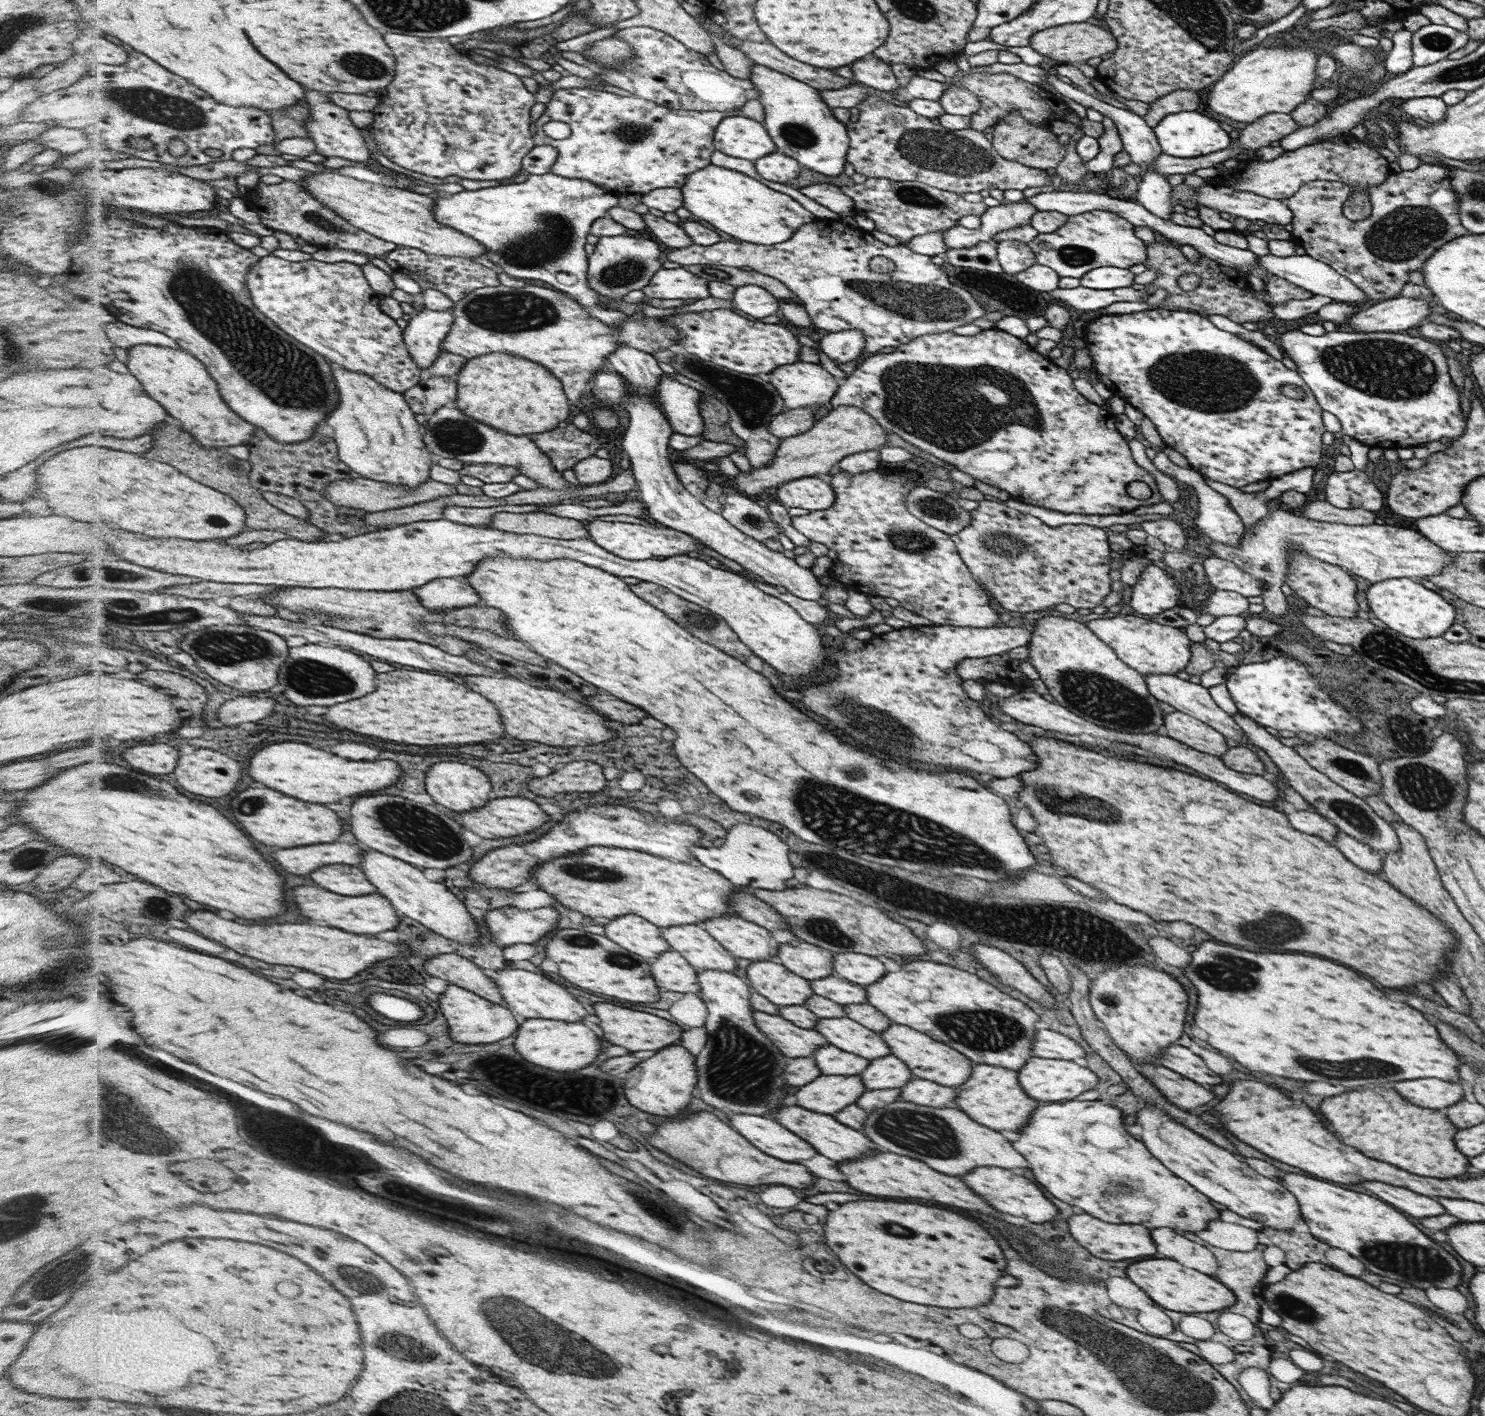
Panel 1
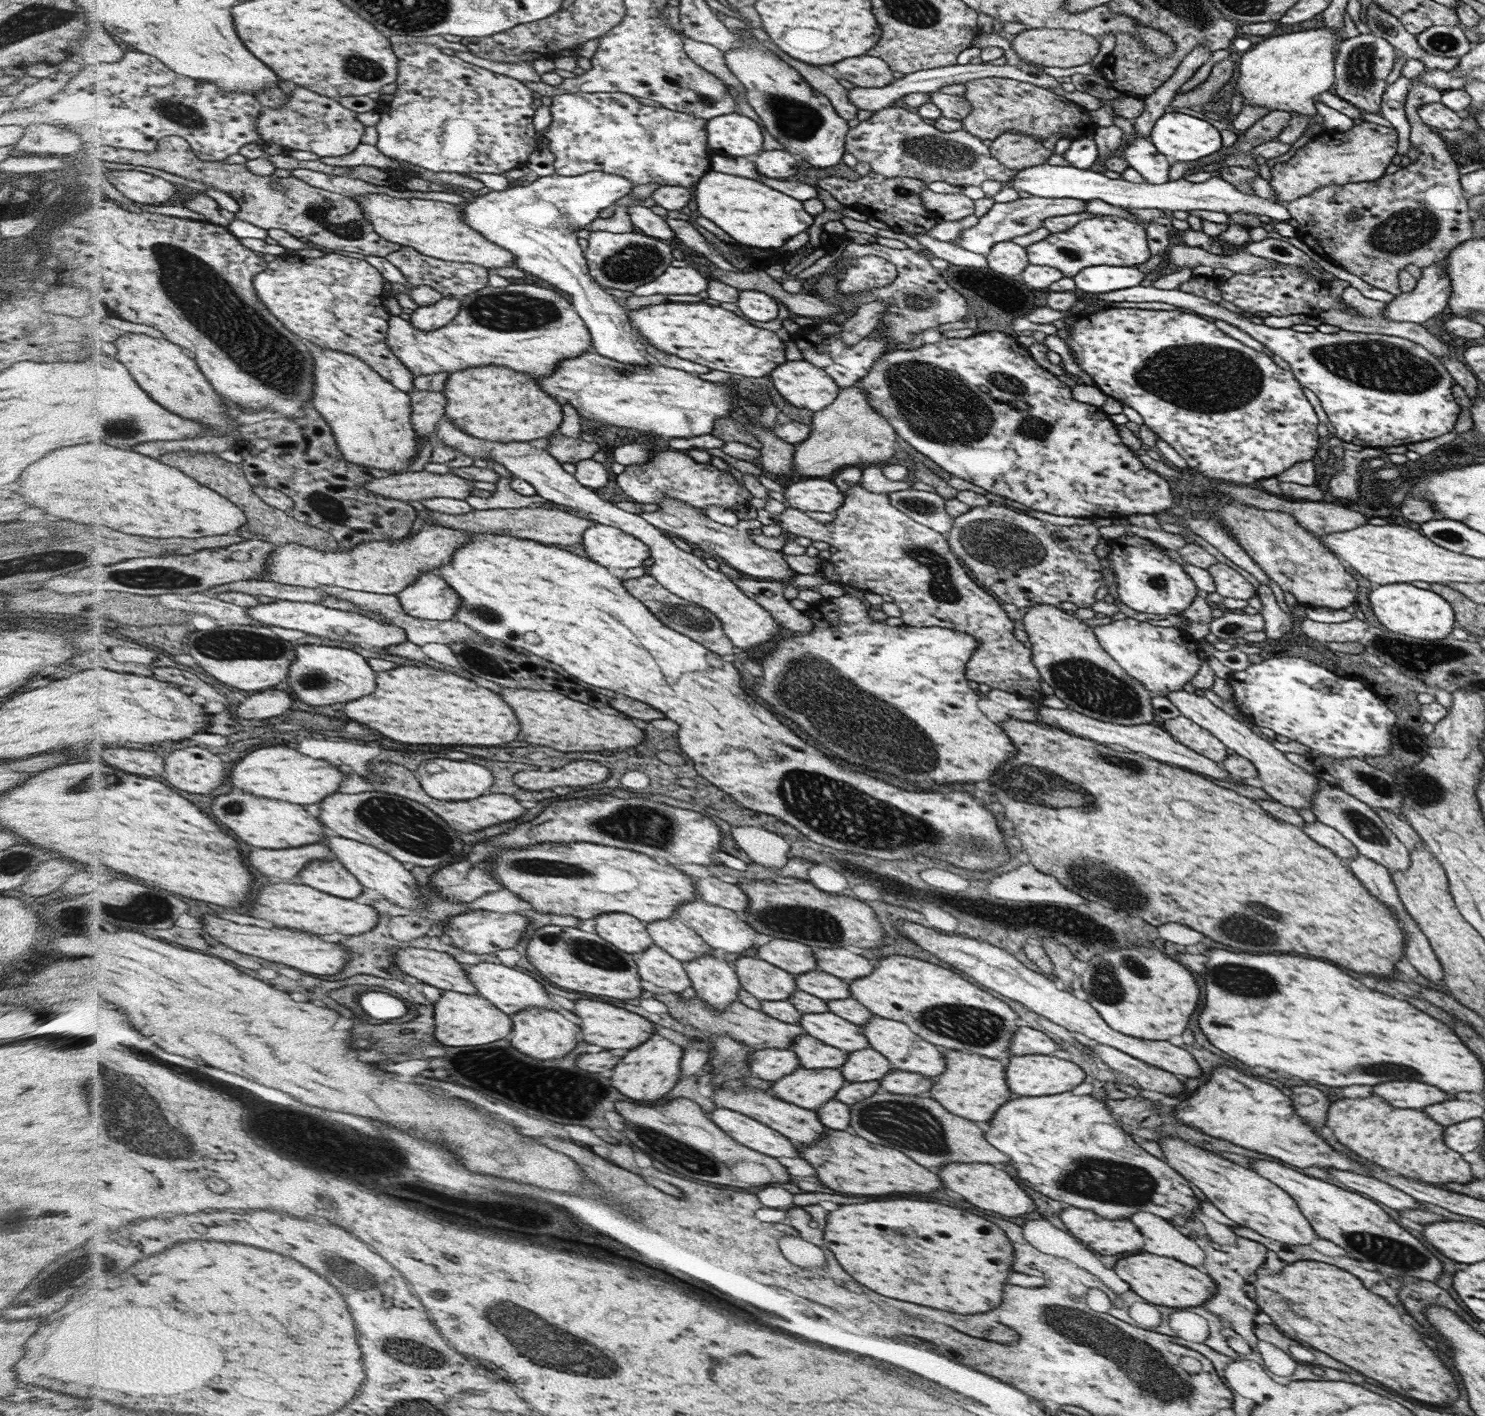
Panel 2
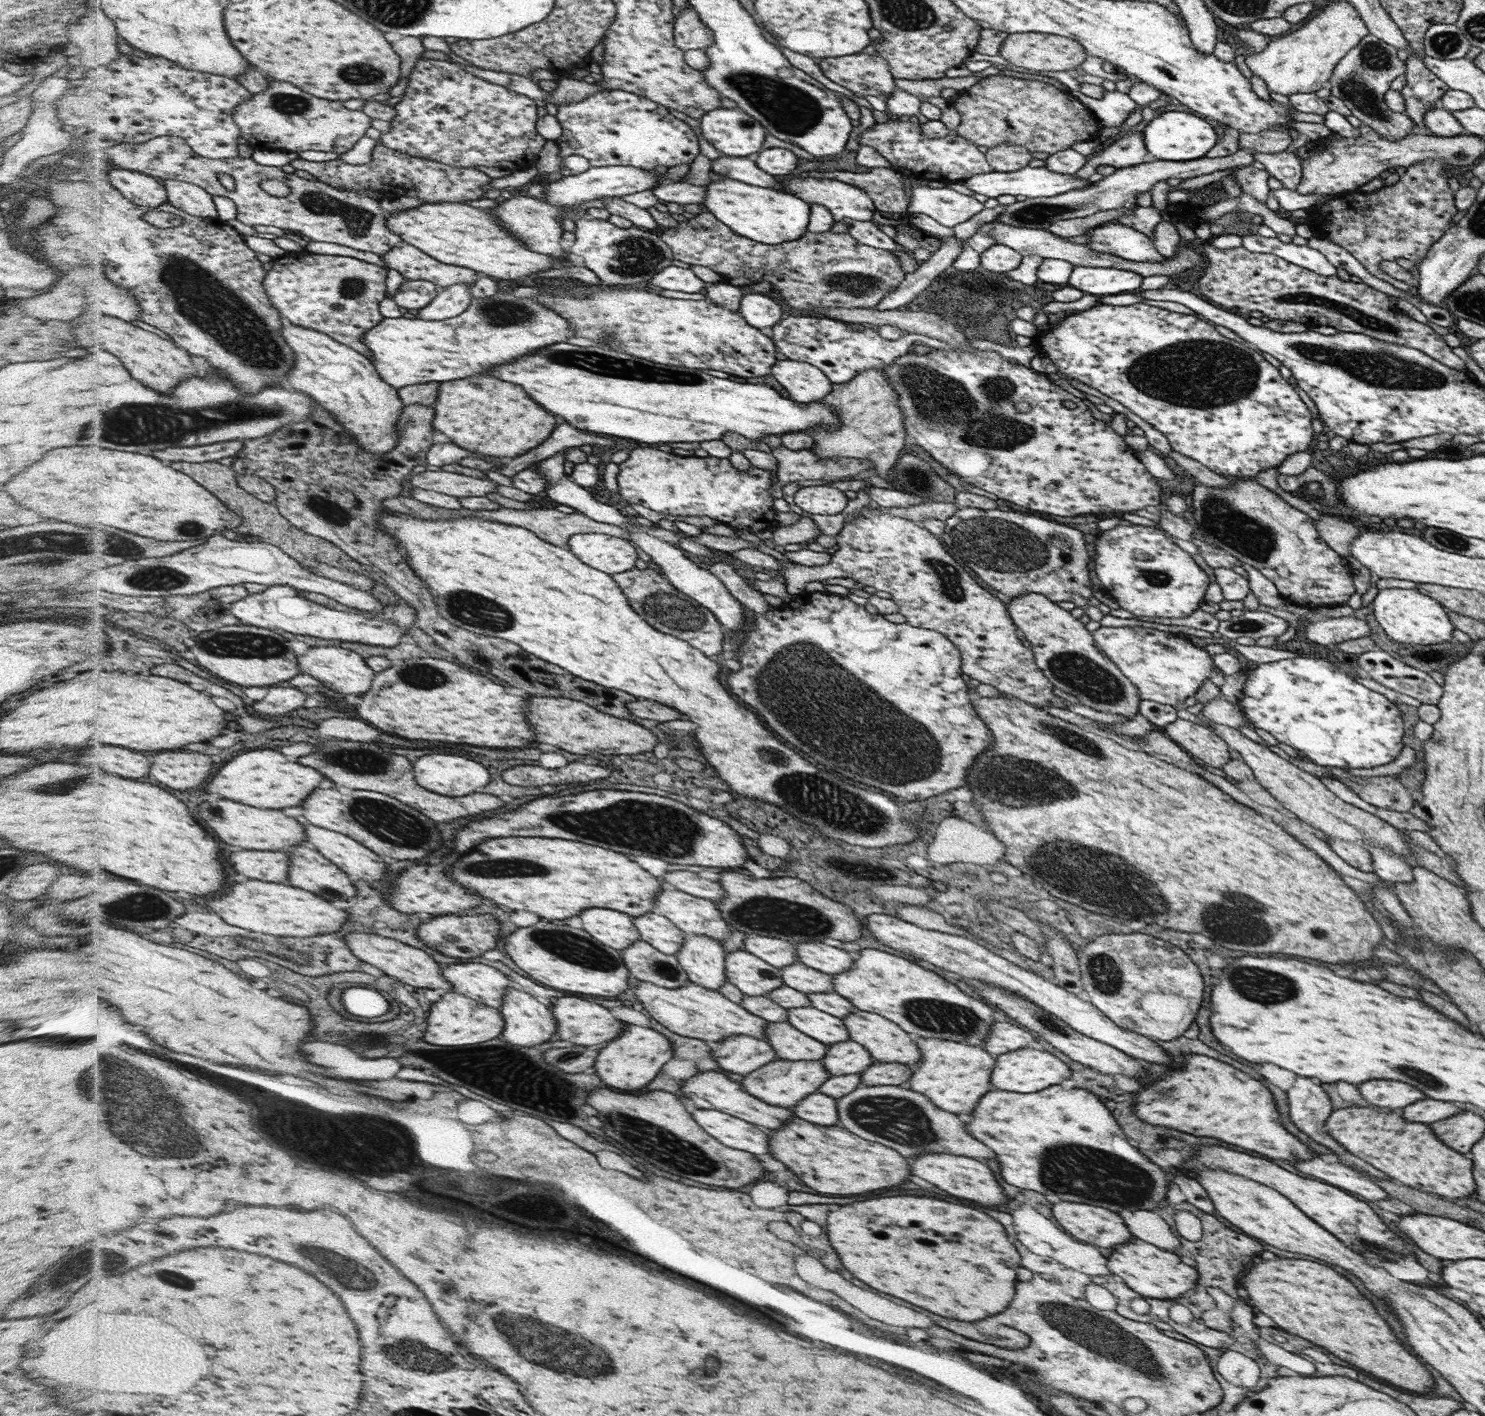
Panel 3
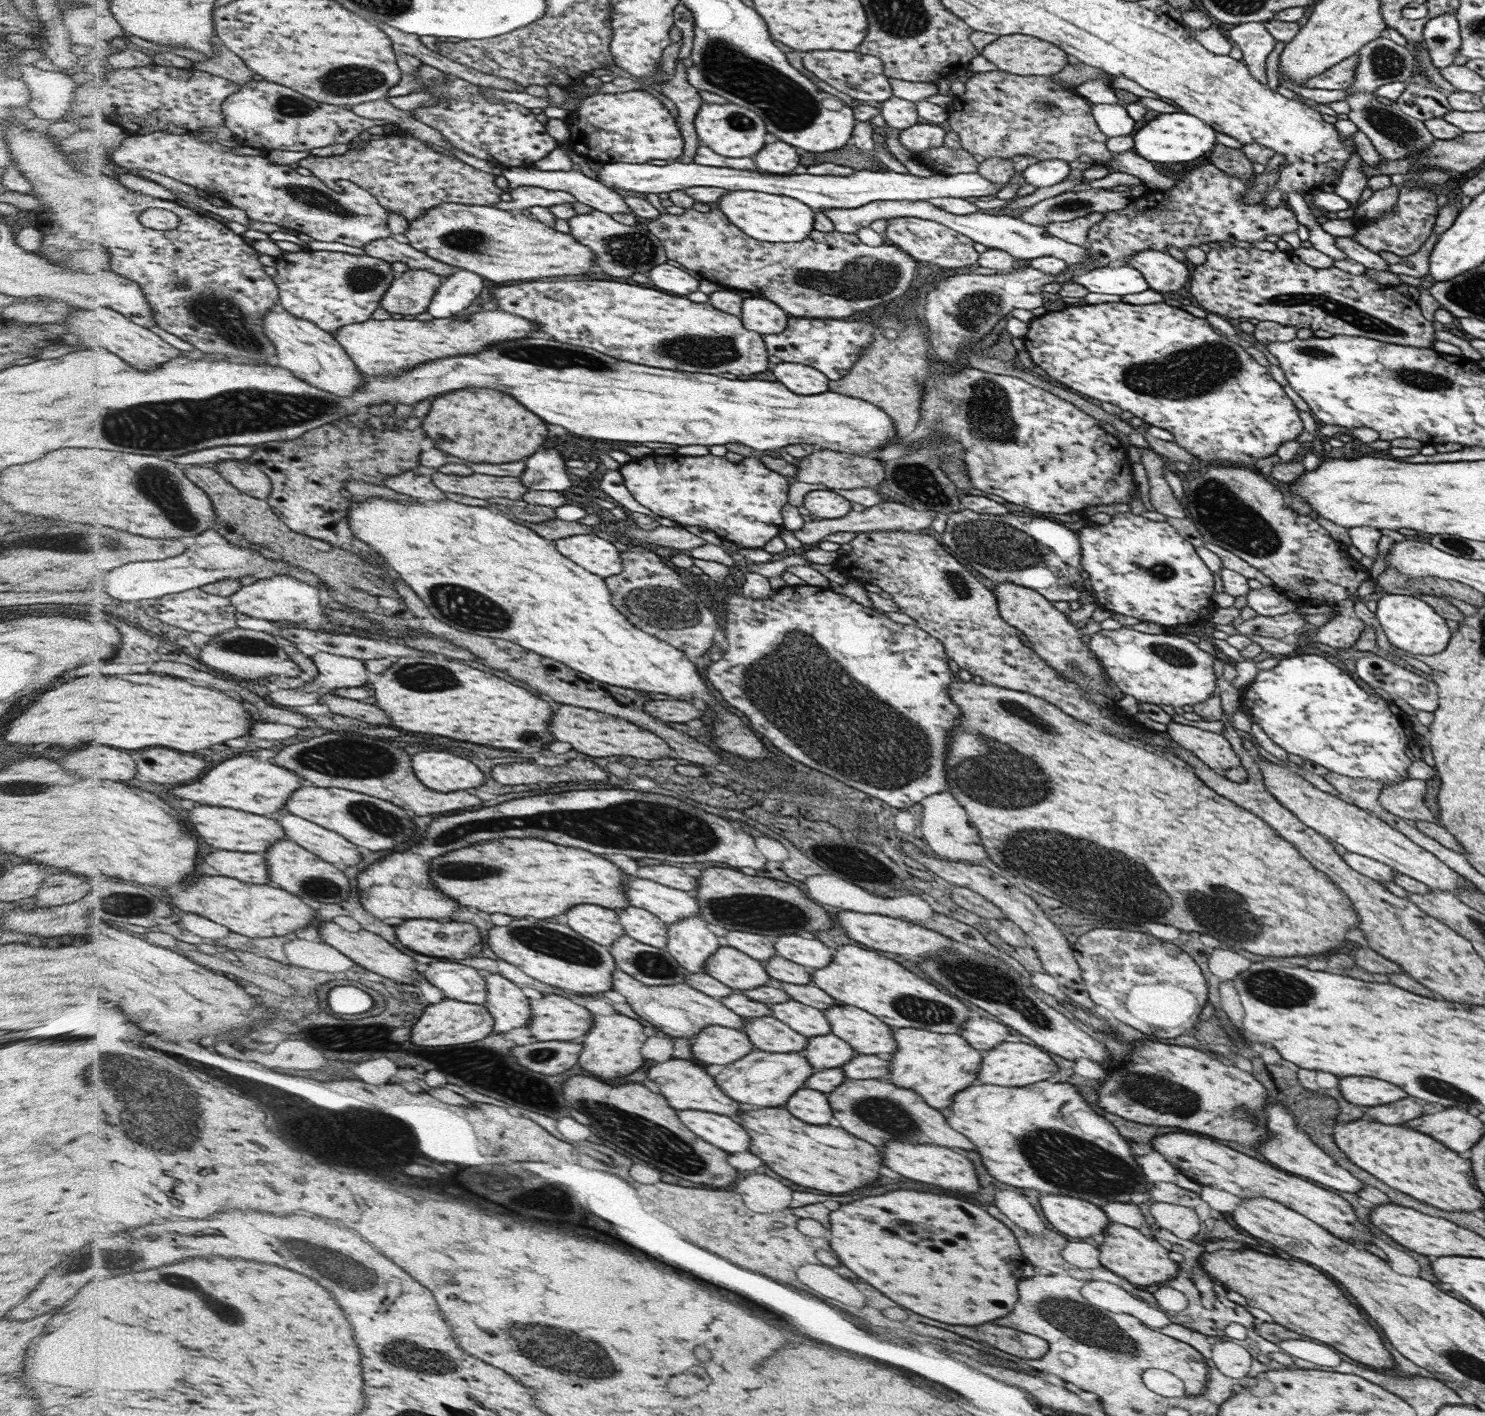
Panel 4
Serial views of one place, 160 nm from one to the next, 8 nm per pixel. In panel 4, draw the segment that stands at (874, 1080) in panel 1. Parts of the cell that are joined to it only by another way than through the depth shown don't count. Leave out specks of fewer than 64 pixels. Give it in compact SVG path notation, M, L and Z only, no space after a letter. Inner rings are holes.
M826 1034L809 1039L810 1044L799 1053L806 1056L816 1069L840 1068L858 1054L850 1043L836 1035Z

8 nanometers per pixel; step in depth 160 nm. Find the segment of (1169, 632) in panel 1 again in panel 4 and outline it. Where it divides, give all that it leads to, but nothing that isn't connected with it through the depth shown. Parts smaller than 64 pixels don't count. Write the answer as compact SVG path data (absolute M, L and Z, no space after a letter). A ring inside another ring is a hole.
M1129 626L1117 630L1101 629L1091 635L1089 649L1094 651L1122 693L1139 702L1178 708L1198 705L1214 695L1214 656L1180 635L1166 632L1147 634Z

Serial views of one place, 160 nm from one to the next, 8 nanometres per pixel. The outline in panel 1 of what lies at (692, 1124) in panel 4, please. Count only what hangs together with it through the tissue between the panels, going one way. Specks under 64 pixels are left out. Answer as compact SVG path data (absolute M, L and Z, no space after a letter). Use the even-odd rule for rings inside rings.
M728 1113L728 1117L731 1126L748 1142L756 1144L756 1147L766 1154L772 1154L774 1158L796 1162L814 1158L818 1154L806 1140L792 1134L794 1131L786 1130L787 1127L774 1118L738 1113Z

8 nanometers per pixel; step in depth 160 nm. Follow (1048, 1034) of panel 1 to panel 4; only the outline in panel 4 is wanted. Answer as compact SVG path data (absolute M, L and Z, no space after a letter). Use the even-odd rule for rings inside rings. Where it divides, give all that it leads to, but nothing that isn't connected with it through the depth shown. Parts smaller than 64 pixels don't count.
M978 1015L969 1018L961 1034L967 1041L981 1052L996 1048L1003 1042L1030 1042L1027 1036L1024 1036L1016 1030L1006 1026L1004 1023L995 1022Z

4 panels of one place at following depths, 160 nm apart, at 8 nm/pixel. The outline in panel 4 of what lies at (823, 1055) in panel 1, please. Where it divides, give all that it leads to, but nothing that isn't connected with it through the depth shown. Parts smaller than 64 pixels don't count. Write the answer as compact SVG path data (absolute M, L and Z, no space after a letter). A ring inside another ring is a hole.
M772 1015L746 1018L744 1027L751 1044L764 1052L799 1053L810 1044L808 1036L792 1030L787 1023Z

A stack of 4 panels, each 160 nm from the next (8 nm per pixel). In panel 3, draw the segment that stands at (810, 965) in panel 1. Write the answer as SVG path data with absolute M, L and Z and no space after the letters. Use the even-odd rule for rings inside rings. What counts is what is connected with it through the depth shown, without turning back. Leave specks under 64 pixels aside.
M747 935L744 939L743 949L750 954L755 954L763 962L771 966L782 968L790 964L798 964L795 943L780 938L764 935Z

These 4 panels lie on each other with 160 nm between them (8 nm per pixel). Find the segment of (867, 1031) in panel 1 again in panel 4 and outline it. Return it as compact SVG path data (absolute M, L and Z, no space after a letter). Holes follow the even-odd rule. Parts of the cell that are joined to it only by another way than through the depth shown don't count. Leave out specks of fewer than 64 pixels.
M794 999L780 1004L770 1004L769 1007L774 1018L787 1023L792 1030L808 1038L832 1034L833 1027L827 1015L816 1007L805 1005Z

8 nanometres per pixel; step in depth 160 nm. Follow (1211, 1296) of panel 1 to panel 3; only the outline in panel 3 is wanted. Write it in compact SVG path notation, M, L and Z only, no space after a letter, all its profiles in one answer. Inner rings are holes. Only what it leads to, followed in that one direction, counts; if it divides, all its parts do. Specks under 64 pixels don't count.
M1134 1237L1123 1245L1116 1245L1107 1258L1109 1272L1122 1280L1140 1296L1175 1301L1184 1293L1192 1292L1199 1280L1199 1271L1185 1263L1178 1254L1161 1249Z

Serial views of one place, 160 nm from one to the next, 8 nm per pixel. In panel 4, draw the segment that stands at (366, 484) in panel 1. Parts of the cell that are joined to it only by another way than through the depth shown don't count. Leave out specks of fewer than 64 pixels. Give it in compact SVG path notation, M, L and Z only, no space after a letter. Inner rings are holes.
M434 472L432 483L442 492L454 492L464 494L472 498L506 498L510 500L521 500L529 488L522 484L520 477L488 476L488 474L476 474L472 476L455 476Z

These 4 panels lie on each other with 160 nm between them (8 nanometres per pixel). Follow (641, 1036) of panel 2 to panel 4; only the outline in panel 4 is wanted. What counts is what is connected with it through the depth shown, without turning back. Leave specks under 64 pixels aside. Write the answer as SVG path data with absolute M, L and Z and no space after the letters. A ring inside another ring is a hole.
M555 993L536 994L531 1006L534 1017L527 1029L536 1040L576 1040L594 1020L584 1006Z

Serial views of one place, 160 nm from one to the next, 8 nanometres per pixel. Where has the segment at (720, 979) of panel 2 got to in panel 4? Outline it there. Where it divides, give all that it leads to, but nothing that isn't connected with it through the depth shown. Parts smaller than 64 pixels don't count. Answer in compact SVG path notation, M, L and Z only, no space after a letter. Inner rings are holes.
M684 918L676 924L669 926L668 932L669 940L666 949L671 956L690 973L704 973L707 962L714 957L716 950L718 950L718 936L714 932L708 930L708 924L703 919L698 918Z

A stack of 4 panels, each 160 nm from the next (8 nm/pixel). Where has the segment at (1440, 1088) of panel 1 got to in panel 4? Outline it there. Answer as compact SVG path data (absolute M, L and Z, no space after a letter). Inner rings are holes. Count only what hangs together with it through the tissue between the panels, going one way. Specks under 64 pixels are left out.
M1340 1078L1340 1092L1348 1102L1360 1104L1360 1106L1376 1106L1386 1102L1396 1102L1400 1098L1406 1098L1404 1090L1398 1086L1392 1086L1390 1082L1382 1082L1376 1078Z

